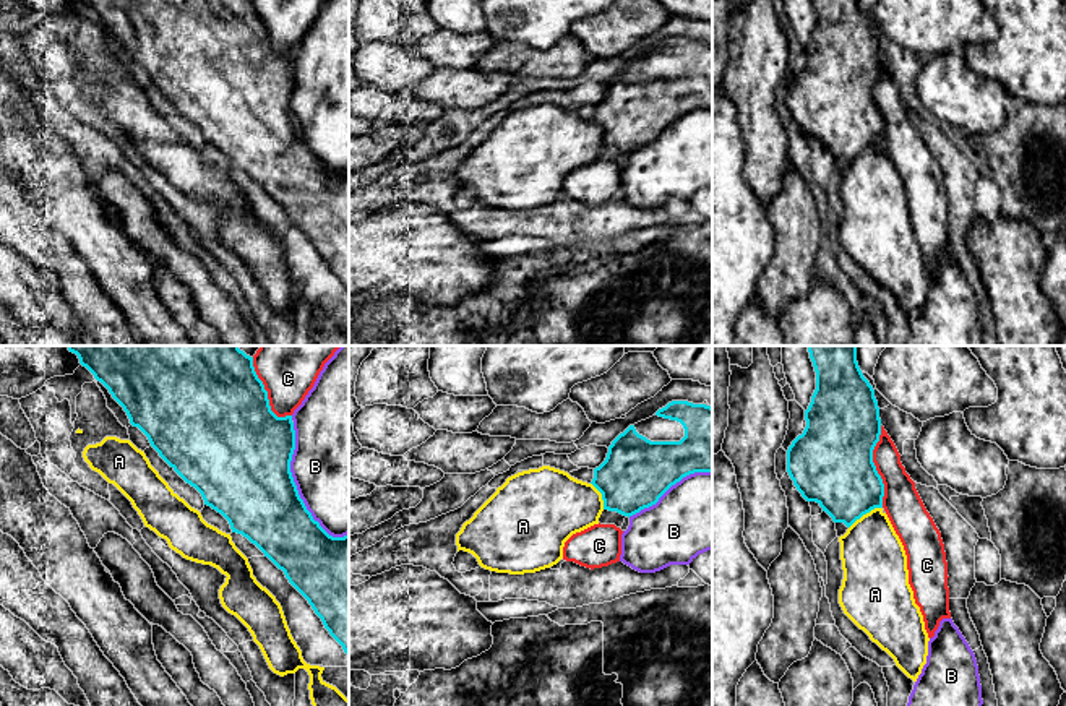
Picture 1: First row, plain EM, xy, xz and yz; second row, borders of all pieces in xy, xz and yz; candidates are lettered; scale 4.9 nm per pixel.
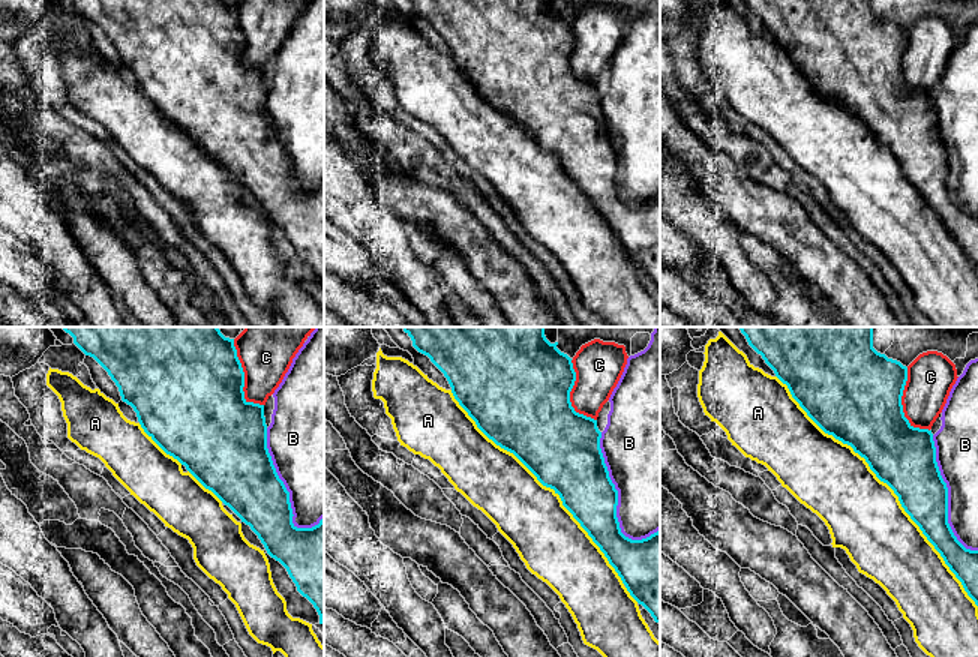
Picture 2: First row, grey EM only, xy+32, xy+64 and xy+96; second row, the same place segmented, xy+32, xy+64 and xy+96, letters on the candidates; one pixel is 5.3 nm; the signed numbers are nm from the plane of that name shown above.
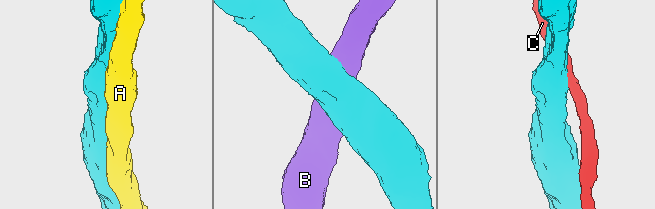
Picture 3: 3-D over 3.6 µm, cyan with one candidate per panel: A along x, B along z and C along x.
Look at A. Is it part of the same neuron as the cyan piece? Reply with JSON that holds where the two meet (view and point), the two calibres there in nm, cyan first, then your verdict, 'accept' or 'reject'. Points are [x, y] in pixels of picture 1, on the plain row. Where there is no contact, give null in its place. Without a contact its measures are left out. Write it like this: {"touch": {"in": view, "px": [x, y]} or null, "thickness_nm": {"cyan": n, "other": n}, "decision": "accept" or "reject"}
{"touch": {"in": "yz", "px": [865, 150]}, "thickness_nm": {"cyan": 360, "other": 320}, "decision": "accept"}

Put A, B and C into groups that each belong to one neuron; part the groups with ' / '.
A / B C

